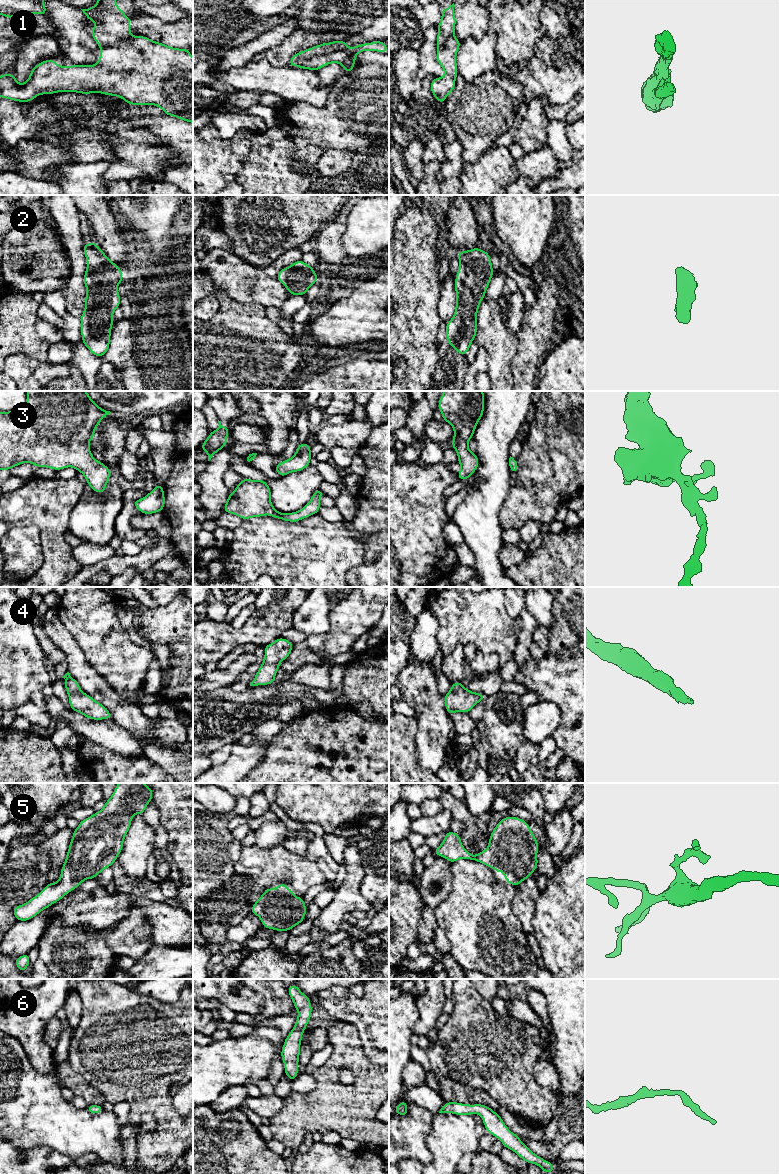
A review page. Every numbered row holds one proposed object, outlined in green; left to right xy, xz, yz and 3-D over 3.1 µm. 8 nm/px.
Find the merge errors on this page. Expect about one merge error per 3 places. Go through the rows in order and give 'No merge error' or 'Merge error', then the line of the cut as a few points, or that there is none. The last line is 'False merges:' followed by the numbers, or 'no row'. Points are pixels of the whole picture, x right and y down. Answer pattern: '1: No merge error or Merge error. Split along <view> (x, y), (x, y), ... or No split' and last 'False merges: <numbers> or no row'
1: Merge error. Split along xz (348, 48), (314, 55), (297, 65)
2: No merge error. No split
3: No merge error. No split
4: No merge error. No split
5: No merge error. No split
6: No merge error. No split
False merges: 1

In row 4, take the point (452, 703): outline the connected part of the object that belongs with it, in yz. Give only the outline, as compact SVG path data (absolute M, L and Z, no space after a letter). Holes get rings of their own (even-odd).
M462 682L452 684L450 691L444 695L447 713L469 713L479 701L484 701L486 696L467 690Z

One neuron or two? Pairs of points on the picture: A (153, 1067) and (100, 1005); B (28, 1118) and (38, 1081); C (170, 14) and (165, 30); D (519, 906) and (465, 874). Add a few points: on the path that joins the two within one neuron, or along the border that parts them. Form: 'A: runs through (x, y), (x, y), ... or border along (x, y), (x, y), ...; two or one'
A: runs through (138, 1052), (134, 1048), (134, 1042), (113, 1020); one
B: runs through (28, 1109), (28, 1105), (37, 1096), (38, 1090); one
C: border along (146, 13), (167, 21), (182, 20); two
D: border along (515, 887), (512, 912), (521, 924); two

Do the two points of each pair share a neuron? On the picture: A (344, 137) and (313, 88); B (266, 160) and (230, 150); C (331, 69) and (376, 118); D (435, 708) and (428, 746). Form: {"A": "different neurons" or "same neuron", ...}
{"A": "different neurons", "B": "different neurons", "C": "different neurons", "D": "same neuron"}

